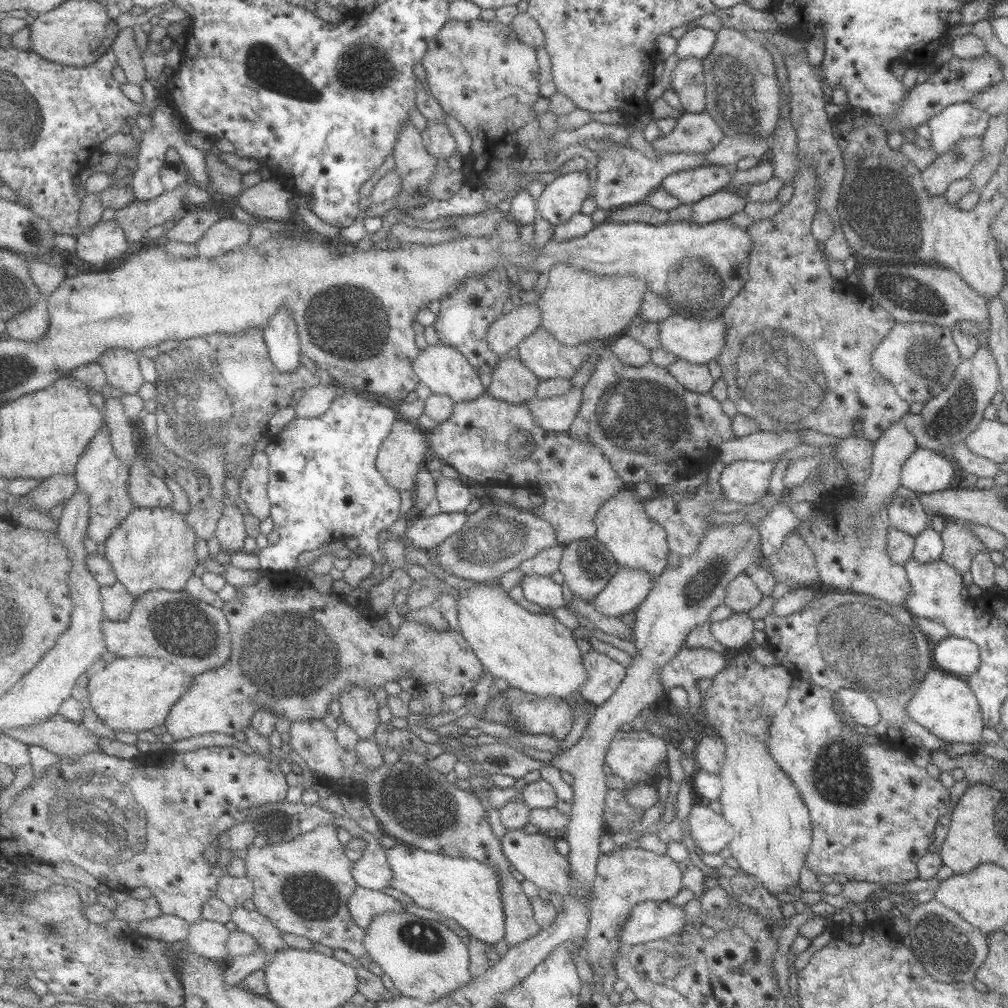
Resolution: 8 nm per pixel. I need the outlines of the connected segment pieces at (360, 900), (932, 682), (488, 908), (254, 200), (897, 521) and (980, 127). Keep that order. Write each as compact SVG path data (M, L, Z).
M359 885L349 899L349 908L354 921L361 928L369 928L373 917L384 912L401 912L403 906L393 896L375 890L373 887Z
M933 667L924 674L922 681L905 703L905 712L913 723L919 724L947 744L963 743L976 746L981 744L984 729L977 701L965 678Z
M402 842L386 850L395 873L390 886L408 895L419 907L427 908L448 922L455 920L465 933L497 944L506 938L505 909L499 873L471 857L451 857Z
M273 177L245 189L236 202L253 216L263 217L274 221L292 220L295 214L293 198L295 192L285 189L281 182Z
M899 485L886 506L890 527L917 536L927 528L927 515L918 493Z
M969 102L954 103L927 120L930 130L929 149L936 156L955 142L971 136L982 136L989 123L989 114L973 108Z

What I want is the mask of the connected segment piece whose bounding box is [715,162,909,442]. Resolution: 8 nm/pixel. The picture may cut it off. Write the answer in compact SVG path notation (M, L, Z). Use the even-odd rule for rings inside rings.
M800 162L799 168L797 168L797 172L795 172L795 178L793 178L793 192L791 198L784 205L780 205L779 212L773 215L771 218L767 217L763 220L753 221L751 225L746 228L747 236L751 238L751 251L747 253L748 257L748 279L745 281L743 288L727 303L727 306L721 312L721 318L723 319L724 325L726 326L726 337L723 348L721 352L716 356L715 360L717 364L720 366L722 375L720 376L725 382L727 386L728 392L728 400L731 401L736 407L736 412L741 413L742 415L751 417L754 421L757 421L757 424L760 426L761 431L769 431L769 432L785 432L785 430L795 430L795 429L811 429L817 432L821 432L821 434L831 434L831 436L835 436L838 439L844 439L848 436L851 436L855 431L859 431L867 440L874 442L876 438L884 432L884 430L890 425L893 424L893 421L901 419L908 413L909 403L905 400L902 400L893 390L892 384L885 378L882 377L871 364L871 352L875 350L875 347L885 338L885 335L893 328L893 325L896 323L892 314L887 312L875 299L867 298L865 296L865 292L863 290L857 288L855 284L851 284L850 281L844 281L841 279L836 279L829 275L829 271L827 270L828 263L824 258L821 250L819 250L819 246L817 246L817 242L815 238L813 238L811 234L810 224L813 218L813 215L816 213L817 209L817 201L818 194L816 193L817 188L817 176L815 176L815 166L813 164L809 164L809 162Z

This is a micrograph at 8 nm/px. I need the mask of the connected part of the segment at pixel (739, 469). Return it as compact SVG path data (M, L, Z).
M738 460L725 465L718 483L727 500L750 505L769 494L767 486L774 464L773 461Z

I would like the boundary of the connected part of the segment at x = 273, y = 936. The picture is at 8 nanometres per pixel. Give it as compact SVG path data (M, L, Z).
M243 907L232 909L231 921L237 929L254 936L270 957L291 947L283 940L282 932L271 922L271 919L256 908L255 910L247 910Z

